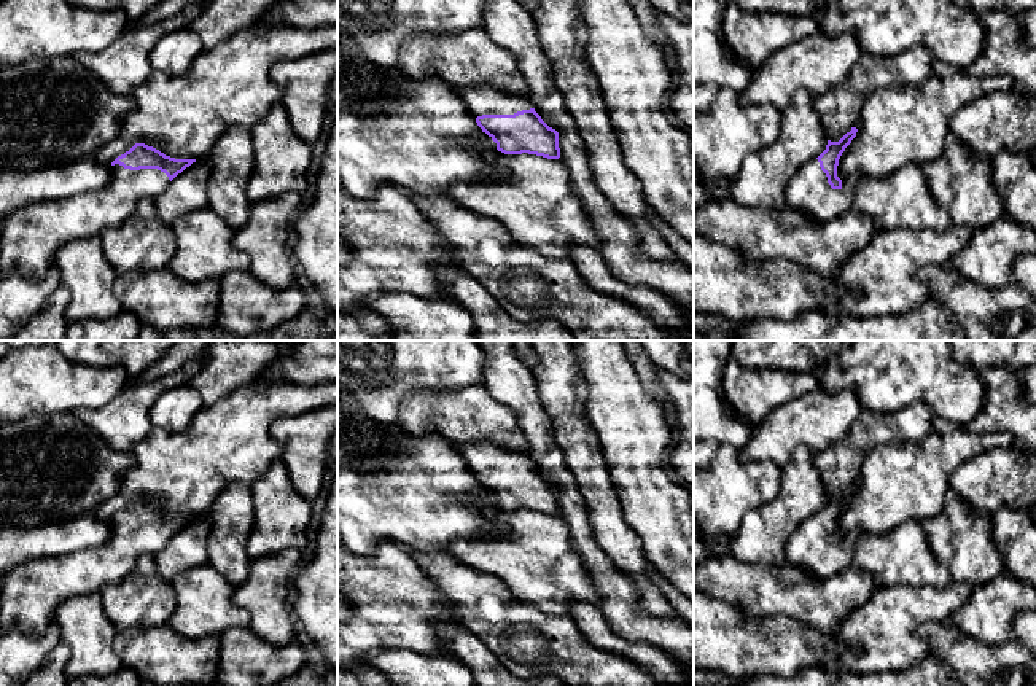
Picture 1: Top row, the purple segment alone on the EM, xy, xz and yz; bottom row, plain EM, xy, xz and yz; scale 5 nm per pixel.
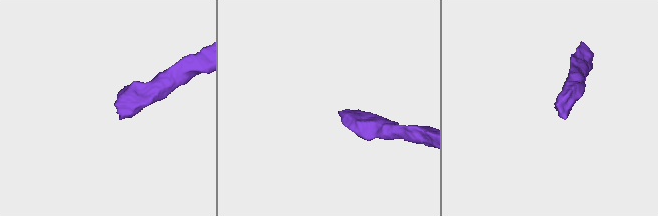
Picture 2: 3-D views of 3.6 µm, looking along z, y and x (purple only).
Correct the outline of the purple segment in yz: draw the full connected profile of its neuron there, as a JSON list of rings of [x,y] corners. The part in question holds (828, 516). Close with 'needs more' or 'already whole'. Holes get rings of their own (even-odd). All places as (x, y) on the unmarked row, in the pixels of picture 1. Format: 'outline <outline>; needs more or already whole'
outline [[[851,484],[839,498],[828,497],[826,506],[797,527],[786,544],[786,563],[818,578],[828,578],[851,565],[853,551],[842,546],[837,522],[856,489],[858,485]]]; needs more

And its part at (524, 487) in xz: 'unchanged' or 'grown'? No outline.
grown

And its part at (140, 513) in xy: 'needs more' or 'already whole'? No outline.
needs more

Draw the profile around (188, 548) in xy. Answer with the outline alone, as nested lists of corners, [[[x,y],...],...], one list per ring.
[[[197,516],[178,530],[167,544],[154,554],[159,576],[172,581],[186,568],[207,565],[210,530],[212,522],[207,516]]]

